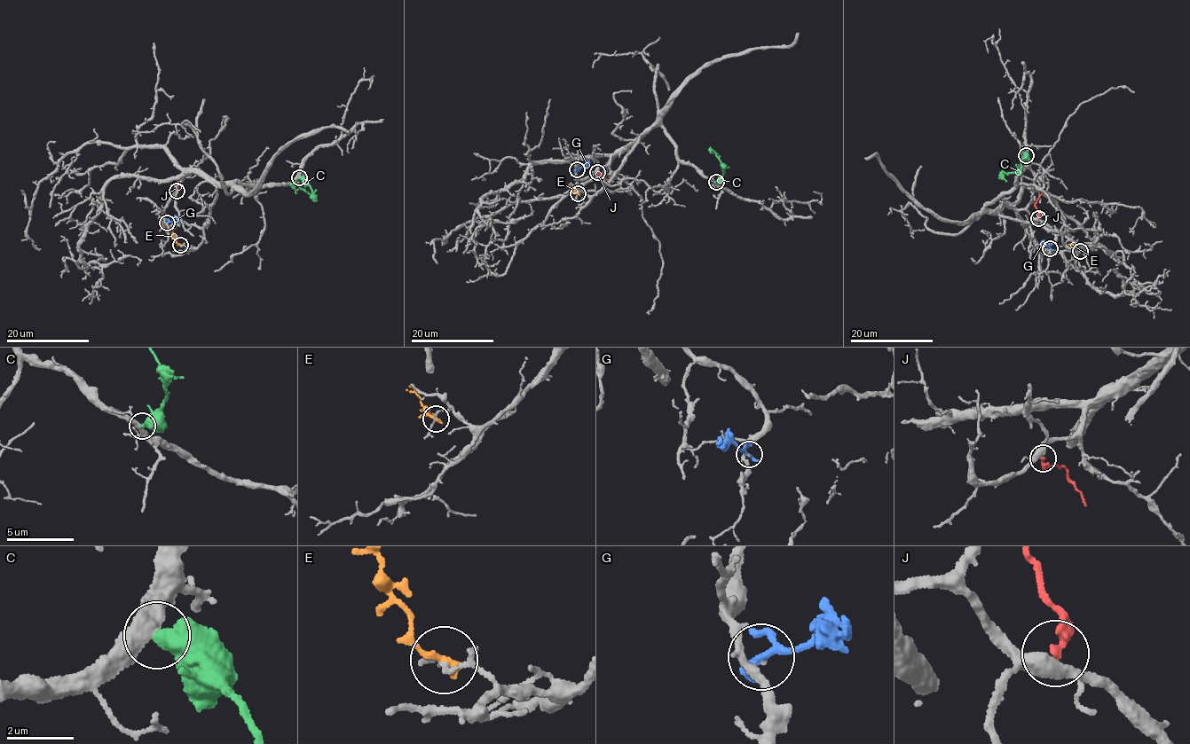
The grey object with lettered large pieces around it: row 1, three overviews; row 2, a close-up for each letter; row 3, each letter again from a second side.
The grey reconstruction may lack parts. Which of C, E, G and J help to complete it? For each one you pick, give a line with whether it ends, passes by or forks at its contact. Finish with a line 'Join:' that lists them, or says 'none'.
Join: none

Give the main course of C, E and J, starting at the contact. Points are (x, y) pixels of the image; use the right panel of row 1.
C: (1026, 154), (1017, 171), (1003, 172), (1003, 178), (1007, 181)
E: (1081, 251), (1073, 245), (1066, 246)
J: (1038, 217), (1039, 213), (1035, 204), (1043, 192)

